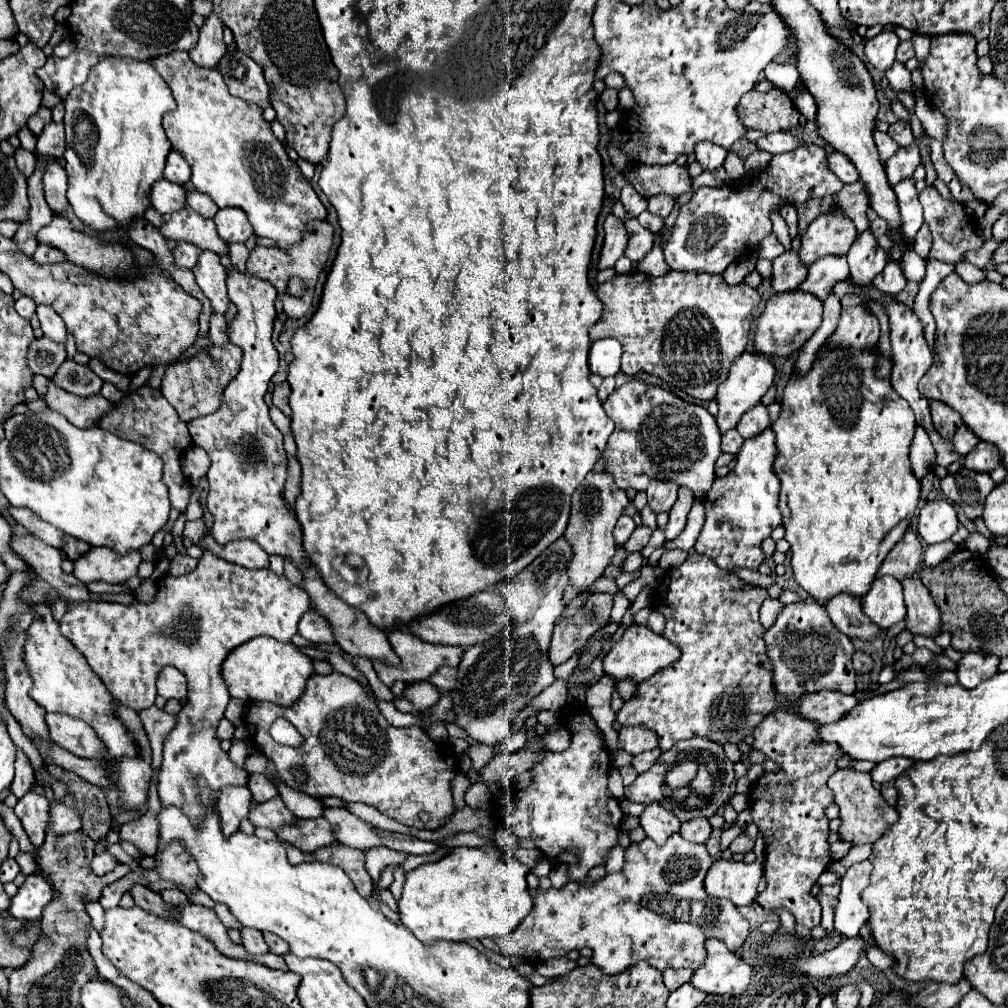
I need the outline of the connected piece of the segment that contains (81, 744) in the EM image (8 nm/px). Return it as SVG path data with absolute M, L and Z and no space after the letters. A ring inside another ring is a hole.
M53 712L45 716L45 722L49 726L51 740L79 758L97 758L97 752L105 748L93 728L79 718Z

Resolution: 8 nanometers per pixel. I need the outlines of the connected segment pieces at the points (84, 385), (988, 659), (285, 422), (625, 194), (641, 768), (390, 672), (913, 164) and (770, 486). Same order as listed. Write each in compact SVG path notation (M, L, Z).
M65 360L61 364L61 370L57 370L51 378L51 382L77 396L97 394L103 384L103 380L93 370L89 370L89 366L77 364L75 360Z
M967 652L963 654L961 662L957 664L957 676L959 684L967 690L975 688L981 680L987 680L989 676L995 676L999 672L999 658L981 654L981 652Z
M271 406L269 408L269 416L271 416L271 420L273 420L273 424L281 430L281 432L289 432L291 430L291 420L279 410L279 408L275 408L275 406Z
M625 184L625 188L621 190L621 202L629 216L639 216L643 210L647 210L647 200L641 194L637 194L631 188L631 184Z
M649 750L649 752L643 752L641 756L635 756L633 758L633 768L637 770L637 774L647 772L653 766L653 762L659 758L659 754L661 754L661 750Z
M401 630L391 632L389 640L391 640L391 646L393 646L395 654L401 658L401 664L399 664L399 666L375 664L377 676L379 676L387 686L393 686L397 680L403 680L403 682L407 682L407 684L427 680L427 678L433 676L433 672L437 672L437 668L441 668L441 666L457 668L457 664L461 662L461 656L463 656L463 648L461 648L461 646L443 646L443 644L421 642L421 638L419 638L419 636L413 636L411 632L401 632Z
M909 144L901 150L897 150L887 162L885 162L885 172L889 184L897 184L909 176L913 176L915 168L919 166L919 148L917 144Z
M771 428L755 438L745 440L737 454L731 476L715 478L711 490L707 492L707 502L703 502L705 524L693 548L699 554L709 556L719 568L757 570L765 560L761 542L771 536L771 530L775 526L781 524L781 512L777 508L781 482L773 474L775 452L775 434Z

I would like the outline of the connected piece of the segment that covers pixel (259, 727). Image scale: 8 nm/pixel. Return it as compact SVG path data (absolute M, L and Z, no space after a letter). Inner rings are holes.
M333 670L331 674L325 674L325 676L313 674L309 678L305 692L301 694L301 700L297 700L297 704L291 704L289 708L269 704L269 702L251 702L247 706L247 718L245 718L251 742L275 762L279 776L285 780L287 786L295 790L301 790L315 798L337 796L347 802L361 802L367 806L375 806L381 814L409 828L437 830L453 814L451 778L459 771L455 754L448 754L445 757L437 748L437 744L419 726L409 726L409 728L391 726L377 710L375 700L363 690L365 688L361 686L361 682ZM275 718L285 718L297 728L297 732L303 736L301 746L297 748L283 746L271 738L269 726ZM295 768L307 774L305 782L293 776Z

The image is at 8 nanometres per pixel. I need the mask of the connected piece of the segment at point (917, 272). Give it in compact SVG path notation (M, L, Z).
M909 250L909 252L903 256L901 268L903 268L903 274L905 274L907 280L921 282L921 280L925 278L925 260L919 258L917 254L913 254L913 250Z

